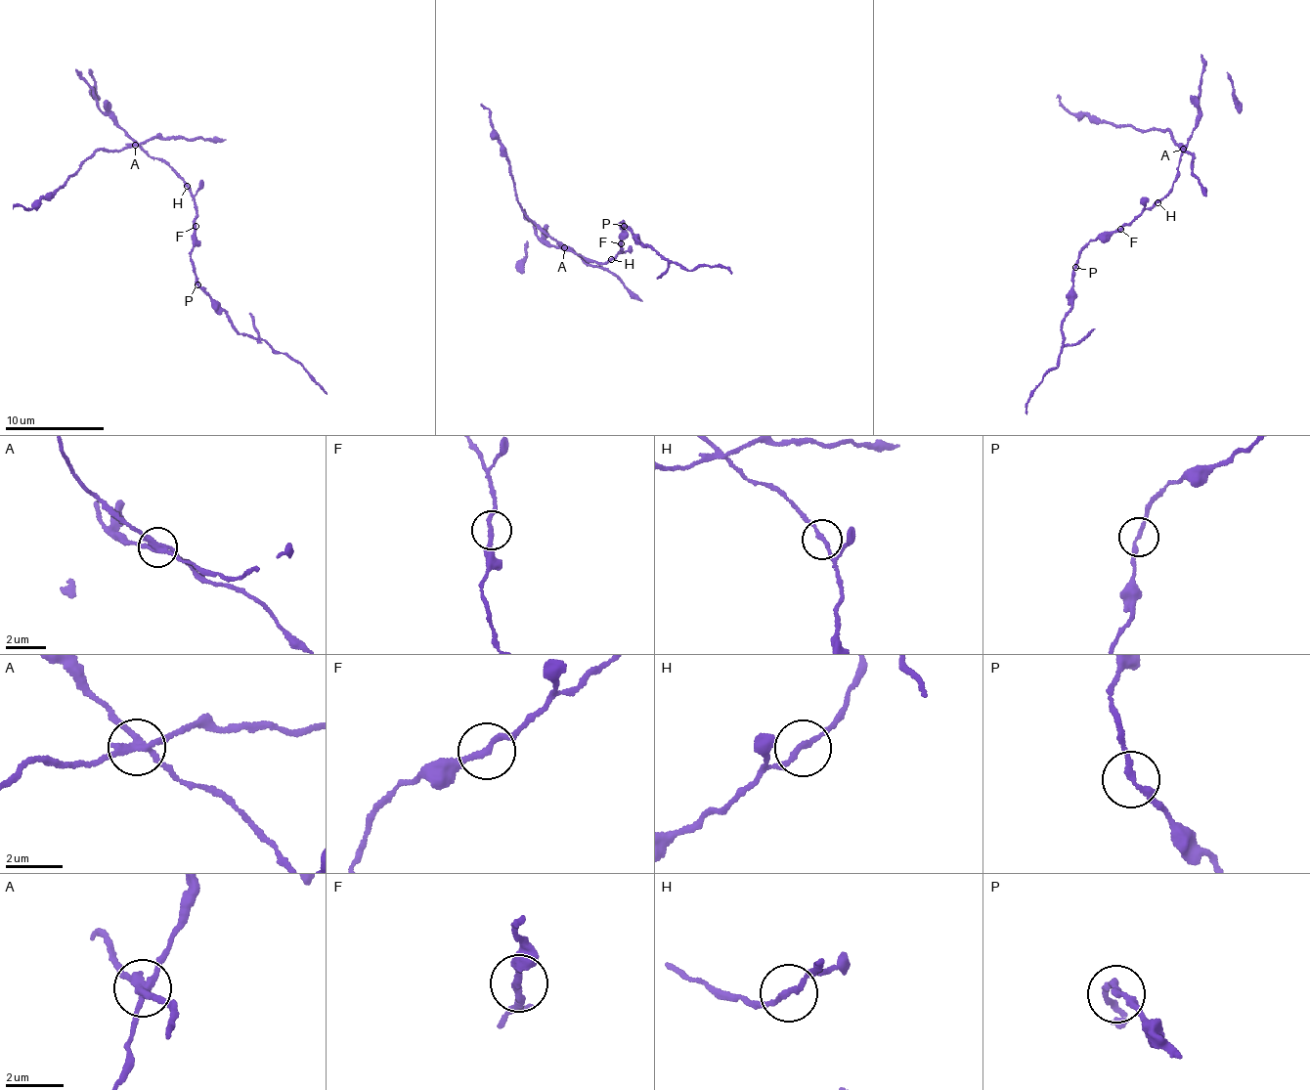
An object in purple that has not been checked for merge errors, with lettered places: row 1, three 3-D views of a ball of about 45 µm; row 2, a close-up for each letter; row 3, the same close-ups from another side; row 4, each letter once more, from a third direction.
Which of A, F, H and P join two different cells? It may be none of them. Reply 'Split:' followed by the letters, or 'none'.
Split: A, P

